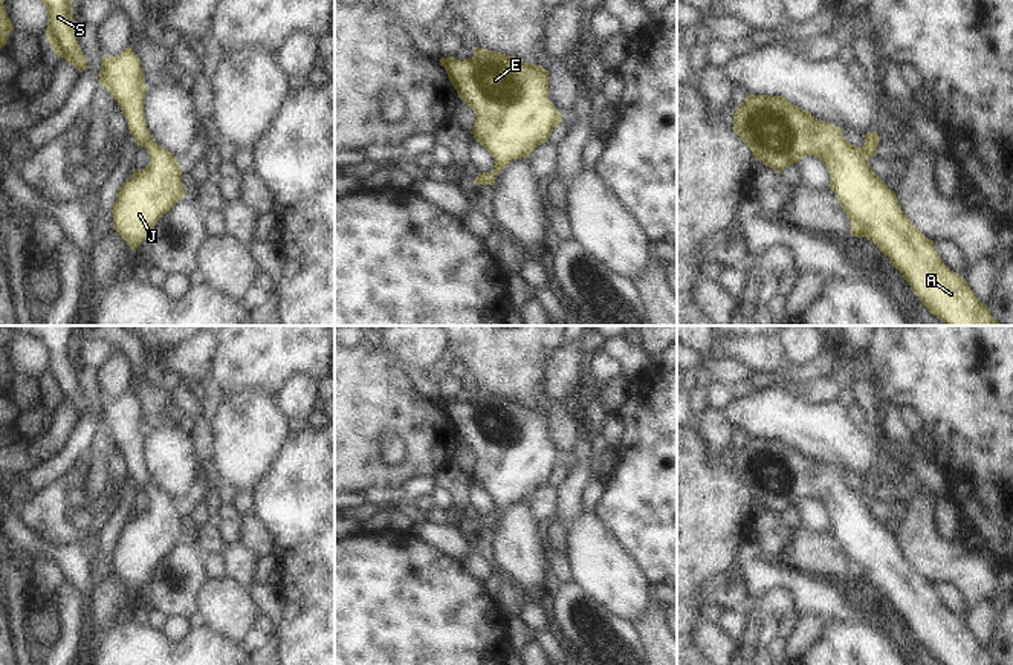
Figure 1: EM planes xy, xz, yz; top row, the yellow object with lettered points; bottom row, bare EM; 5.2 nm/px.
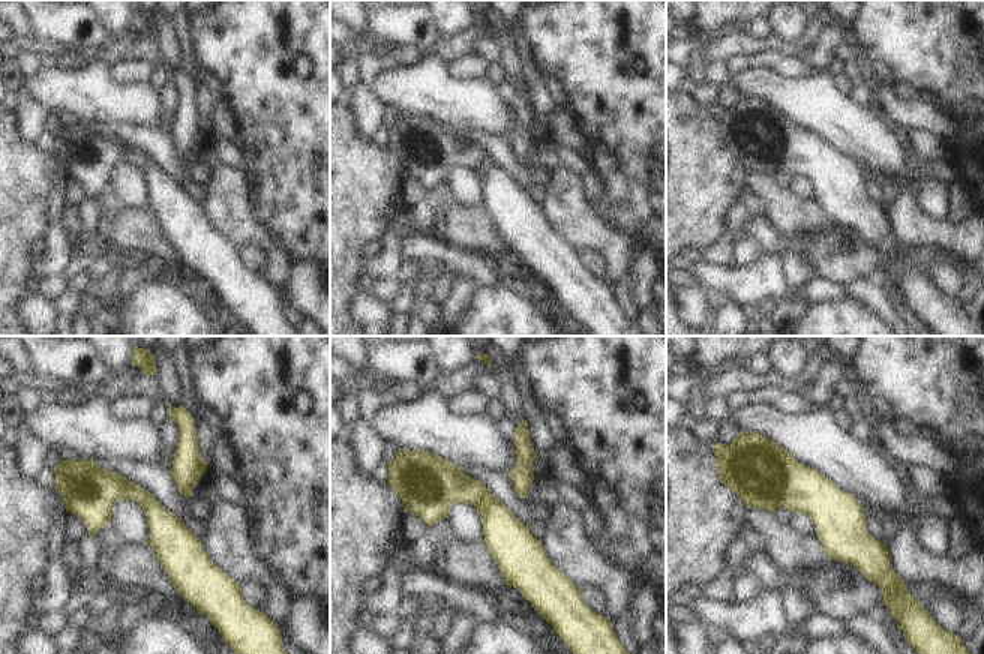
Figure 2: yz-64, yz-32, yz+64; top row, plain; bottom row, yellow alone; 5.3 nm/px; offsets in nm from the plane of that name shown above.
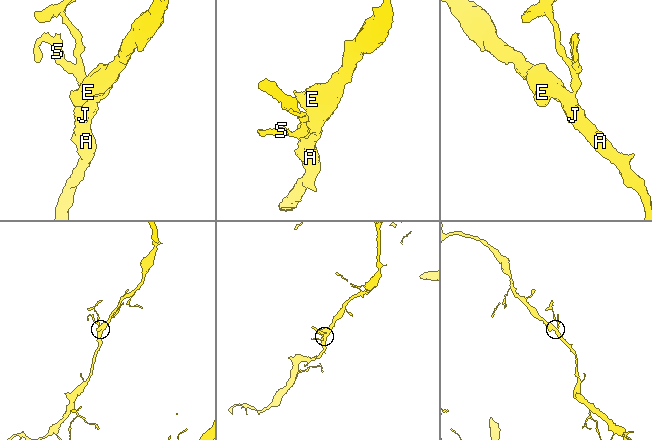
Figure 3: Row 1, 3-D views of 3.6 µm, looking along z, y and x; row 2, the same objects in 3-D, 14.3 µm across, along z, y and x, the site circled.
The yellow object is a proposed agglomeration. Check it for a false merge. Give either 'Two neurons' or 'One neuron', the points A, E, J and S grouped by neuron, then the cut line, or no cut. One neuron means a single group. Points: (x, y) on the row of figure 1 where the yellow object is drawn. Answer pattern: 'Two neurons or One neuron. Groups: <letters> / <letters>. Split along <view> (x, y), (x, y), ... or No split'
One neuron. Groups: A E J S. No split.

